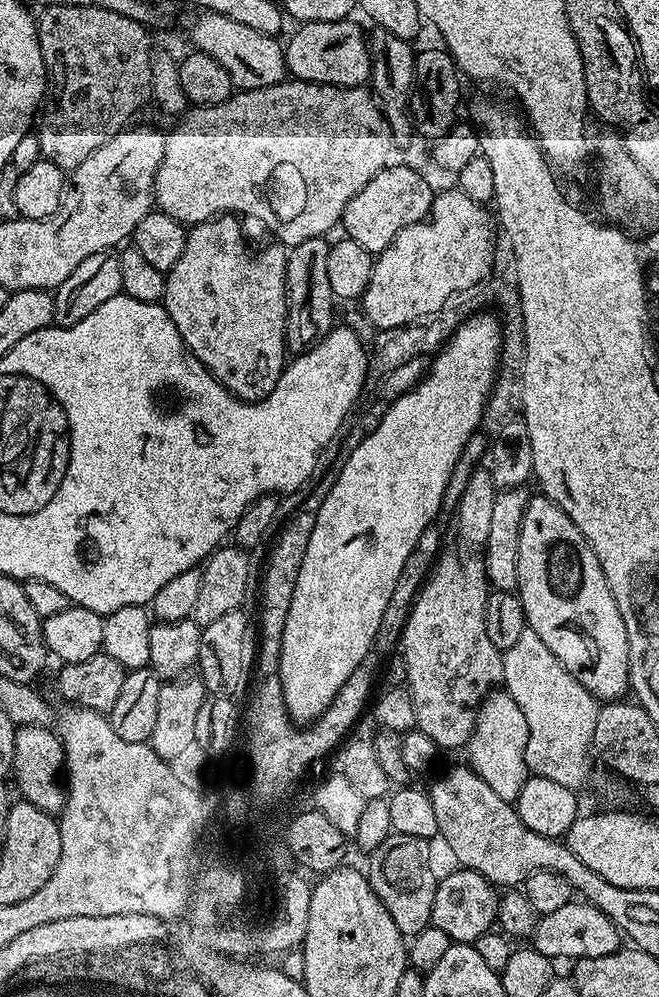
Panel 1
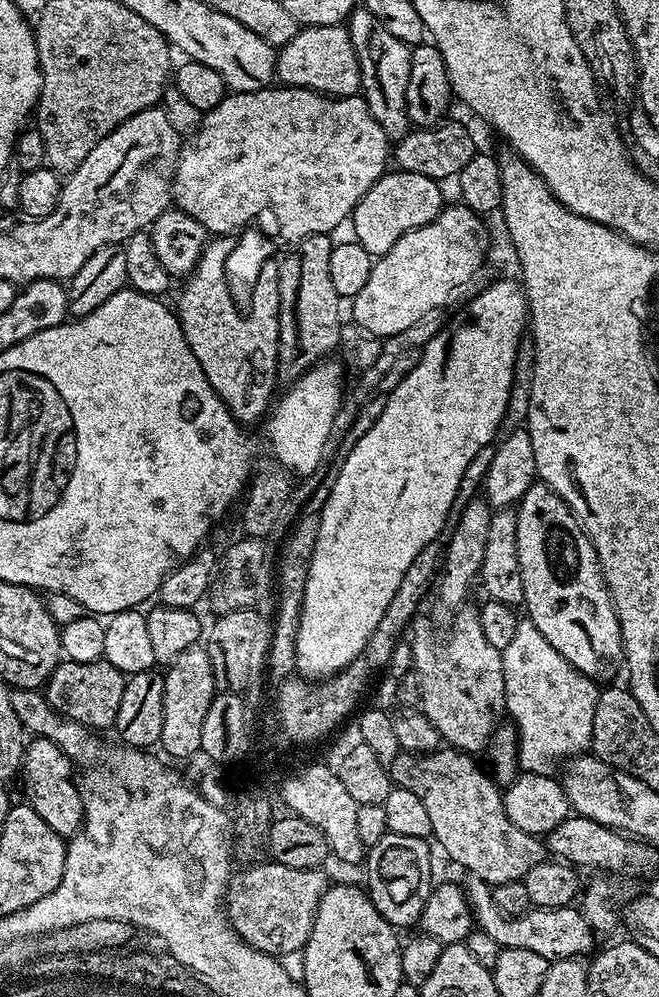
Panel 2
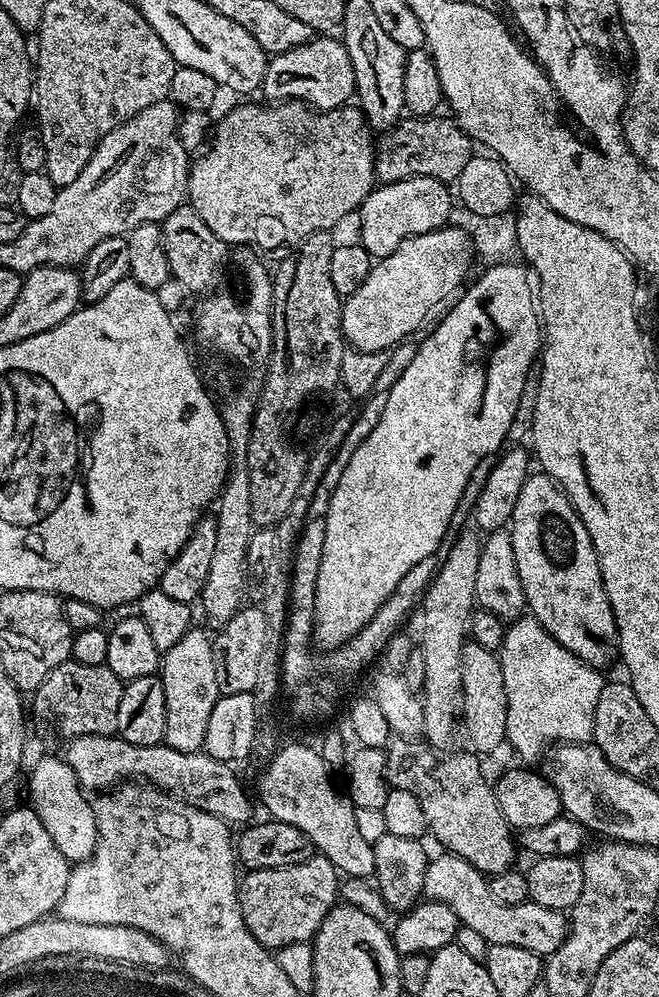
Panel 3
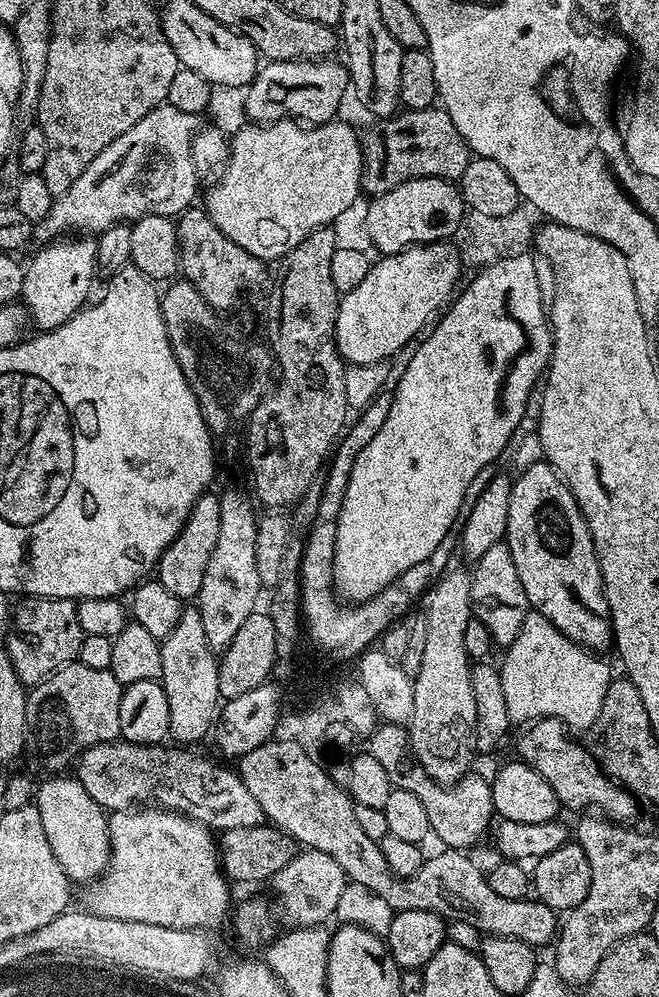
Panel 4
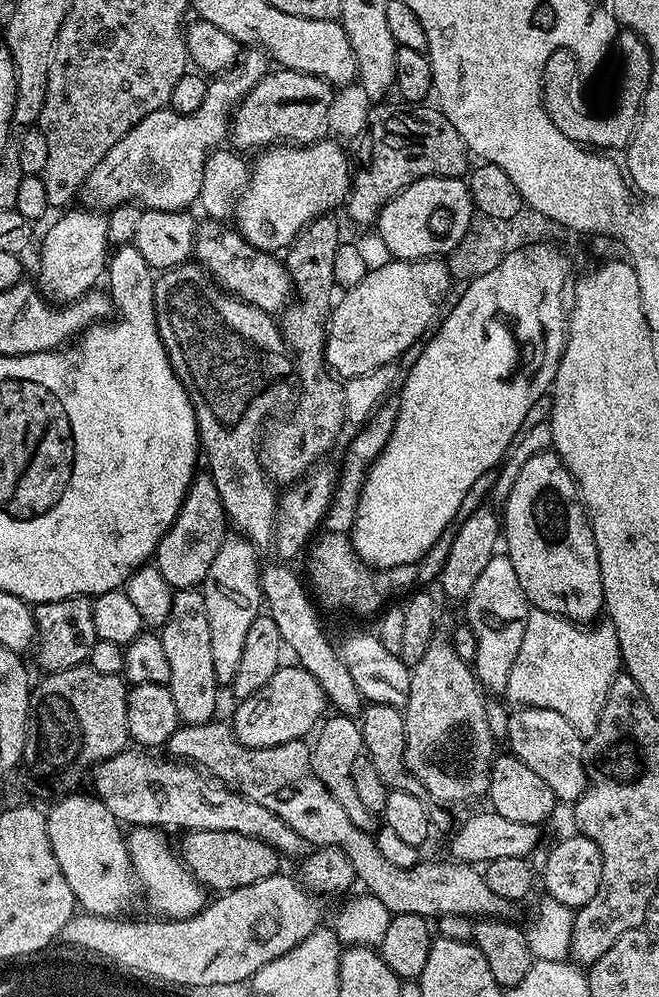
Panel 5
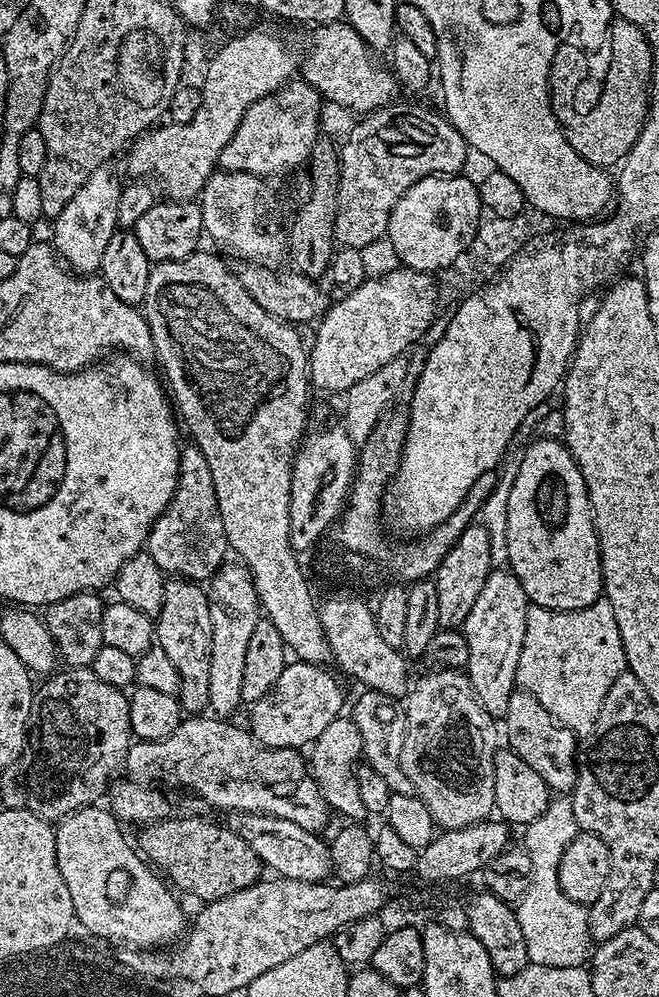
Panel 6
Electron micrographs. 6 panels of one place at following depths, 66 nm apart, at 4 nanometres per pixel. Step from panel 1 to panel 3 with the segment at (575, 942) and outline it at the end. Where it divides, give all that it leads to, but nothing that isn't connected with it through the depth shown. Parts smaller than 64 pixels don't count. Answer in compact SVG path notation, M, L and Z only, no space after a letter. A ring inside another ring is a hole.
M440 854L437 858L429 859L426 878L424 879L424 896L430 900L440 900L443 904L450 906L454 914L460 920L461 925L469 927L482 934L482 937L489 944L498 946L522 946L522 950L530 950L542 958L547 958L562 946L562 942L568 933L569 917L564 912L555 912L546 906L538 906L531 902L522 904L503 904L494 898L493 892L488 885L489 877L483 872L479 872L470 862L466 862L461 856L451 854Z

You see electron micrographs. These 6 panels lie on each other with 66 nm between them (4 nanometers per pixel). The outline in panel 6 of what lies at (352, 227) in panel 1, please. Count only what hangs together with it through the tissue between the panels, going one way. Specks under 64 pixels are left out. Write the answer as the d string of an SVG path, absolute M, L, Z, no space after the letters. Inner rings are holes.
M464 174L451 176L431 176L414 182L402 198L392 207L387 243L392 243L401 265L419 272L437 274L445 268L451 269L454 258L470 246L482 219L480 189Z

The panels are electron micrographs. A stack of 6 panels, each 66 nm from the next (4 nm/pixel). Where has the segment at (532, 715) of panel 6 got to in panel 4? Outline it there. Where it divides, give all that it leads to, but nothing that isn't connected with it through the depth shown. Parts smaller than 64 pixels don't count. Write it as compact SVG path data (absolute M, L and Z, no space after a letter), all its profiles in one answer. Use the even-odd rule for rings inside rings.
M541 718L529 723L524 730L520 736L519 755L531 764L534 770L538 770L538 774L542 774L546 782L550 782L550 790L554 790L554 794L565 809L573 808L576 814L592 809L601 817L621 826L632 822L636 816L637 797L633 796L623 784L607 776L602 771L601 761L597 757L595 760L578 741L568 737L569 729L562 721Z

